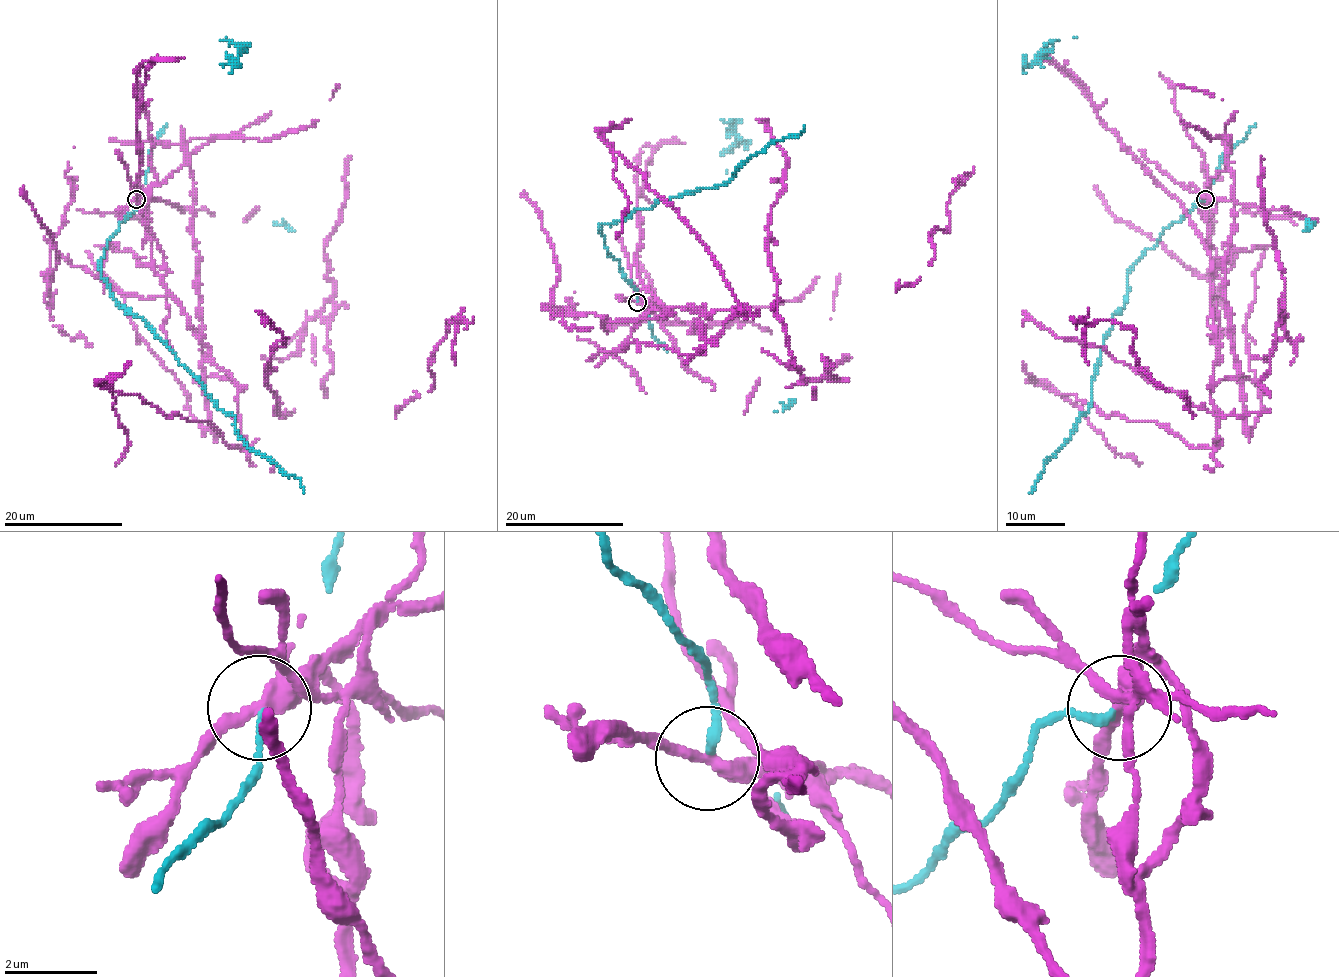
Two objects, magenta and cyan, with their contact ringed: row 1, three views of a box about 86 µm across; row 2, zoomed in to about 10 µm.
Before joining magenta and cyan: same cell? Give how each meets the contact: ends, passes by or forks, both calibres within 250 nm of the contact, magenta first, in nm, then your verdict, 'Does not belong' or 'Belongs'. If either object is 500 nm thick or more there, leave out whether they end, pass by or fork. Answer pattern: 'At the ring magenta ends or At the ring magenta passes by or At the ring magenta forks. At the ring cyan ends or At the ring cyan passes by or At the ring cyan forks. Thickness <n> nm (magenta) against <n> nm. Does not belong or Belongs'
At the ring magenta forks. At the ring cyan ends. Thickness 280 nm (magenta) against 200 nm. Does not belong

